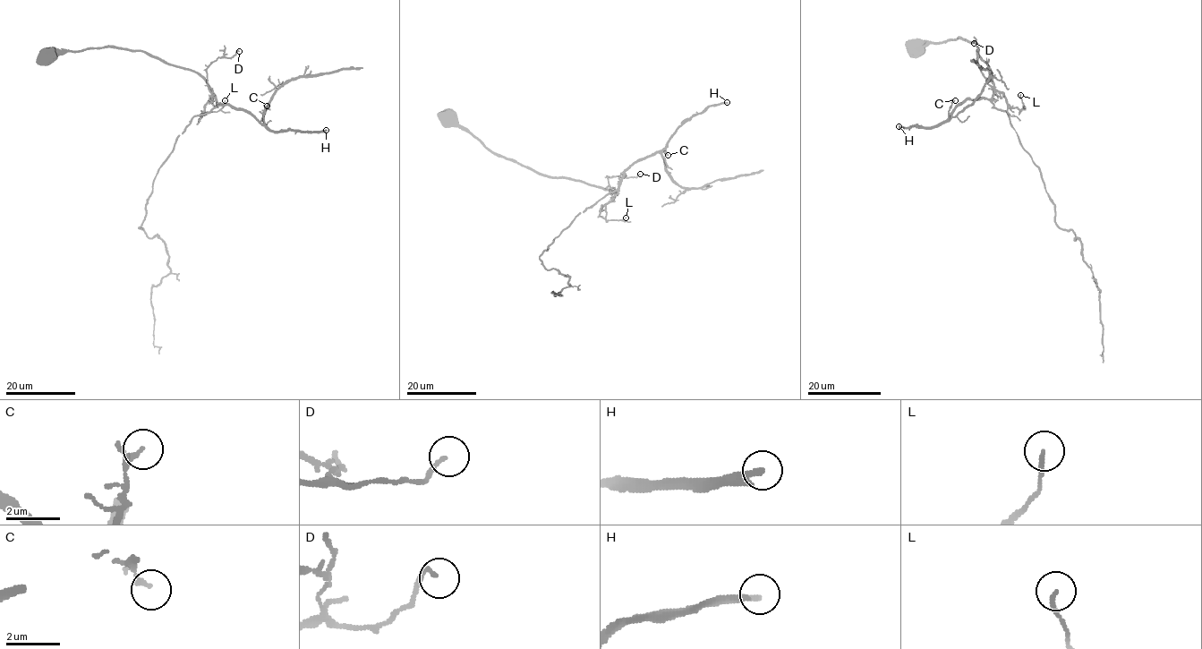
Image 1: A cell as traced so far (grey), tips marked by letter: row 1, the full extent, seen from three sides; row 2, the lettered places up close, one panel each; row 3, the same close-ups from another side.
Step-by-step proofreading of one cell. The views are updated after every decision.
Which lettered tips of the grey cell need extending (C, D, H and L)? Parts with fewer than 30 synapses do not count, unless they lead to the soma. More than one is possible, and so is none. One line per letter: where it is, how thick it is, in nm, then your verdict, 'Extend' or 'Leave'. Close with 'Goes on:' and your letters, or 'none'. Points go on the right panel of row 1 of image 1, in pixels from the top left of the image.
C: Place: (955, 100). Thickness 160 nm. Leave
D: Place: (974, 43). Thickness 140 nm. Leave
H: Place: (899, 126). Thickness 280 nm. Extend
L: Place: (1020, 95). Thickness 150 nm. Leave
Goes on: H

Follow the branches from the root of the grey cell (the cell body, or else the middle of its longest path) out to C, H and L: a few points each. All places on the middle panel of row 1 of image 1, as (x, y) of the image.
C: (447, 120), (466, 127), (491, 151), (541, 174), (612, 192), (634, 163), (664, 149), (668, 155)
H: (447, 120), (491, 151), (541, 174), (616, 192), (622, 175), (660, 152), (685, 122), (727, 102)
L: (447, 120), (466, 127), (491, 151), (541, 174), (609, 189), (614, 198), (606, 204), (606, 219), (626, 217)

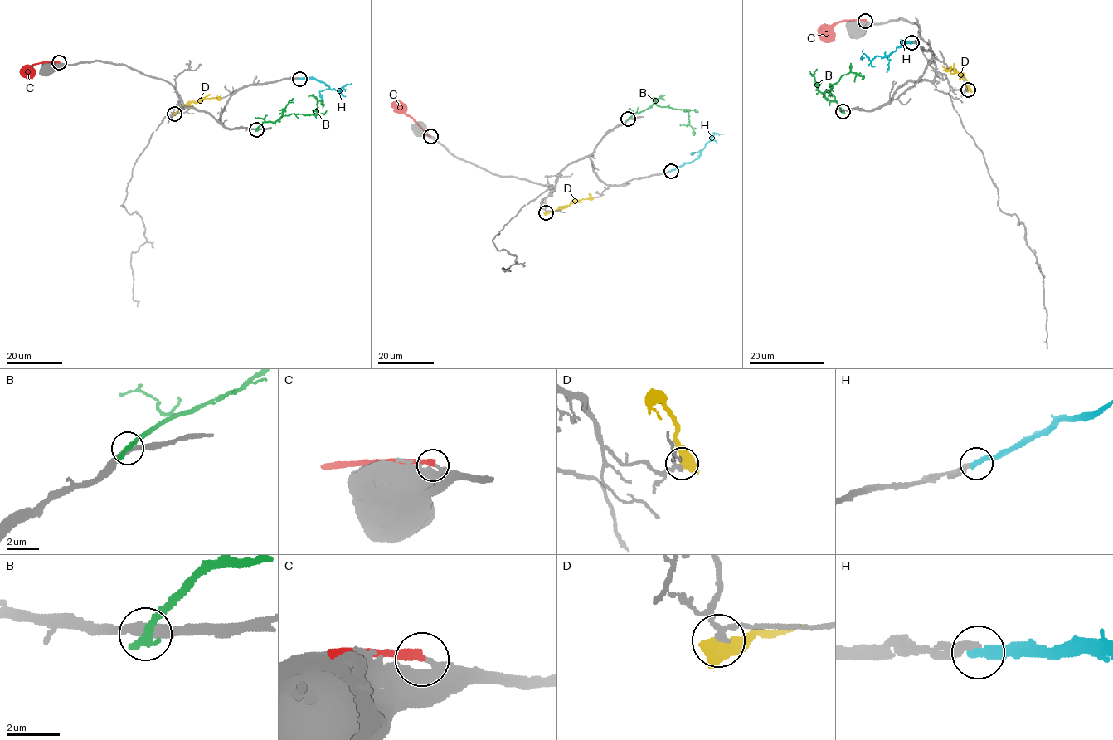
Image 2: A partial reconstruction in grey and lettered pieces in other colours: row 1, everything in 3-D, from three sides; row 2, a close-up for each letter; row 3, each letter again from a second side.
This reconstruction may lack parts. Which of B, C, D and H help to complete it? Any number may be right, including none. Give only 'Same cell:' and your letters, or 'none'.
Same cell: H

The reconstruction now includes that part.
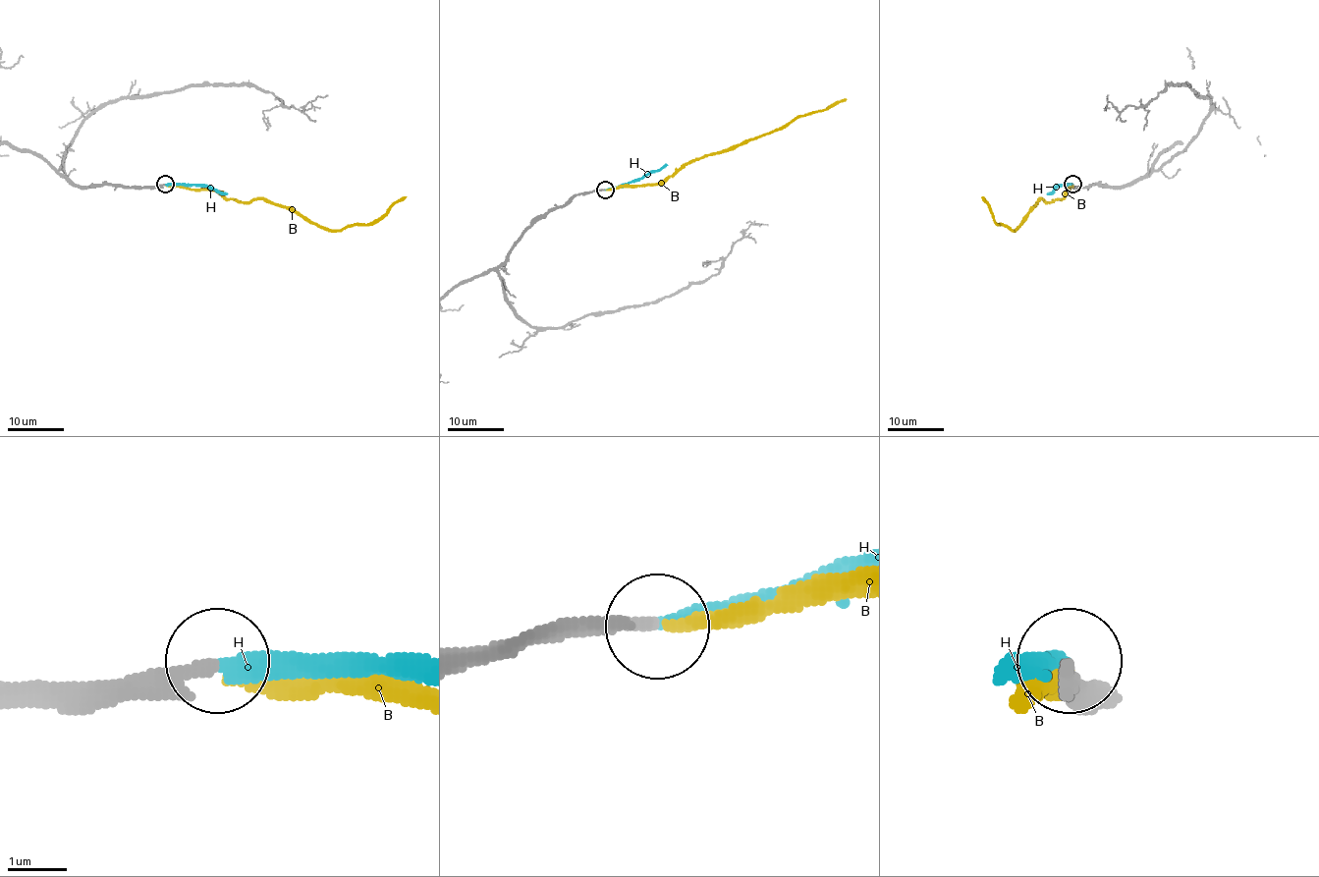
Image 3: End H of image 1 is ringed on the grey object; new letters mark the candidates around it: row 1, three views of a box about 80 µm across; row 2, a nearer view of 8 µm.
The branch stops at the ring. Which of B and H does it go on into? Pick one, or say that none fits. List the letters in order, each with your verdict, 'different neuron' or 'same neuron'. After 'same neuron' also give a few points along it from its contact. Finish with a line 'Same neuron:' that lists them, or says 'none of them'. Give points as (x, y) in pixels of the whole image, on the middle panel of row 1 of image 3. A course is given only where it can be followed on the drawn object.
B: different neuron
H: same neuron; it runs (605, 189), (622, 188), (667, 165)
Same neuron: H

